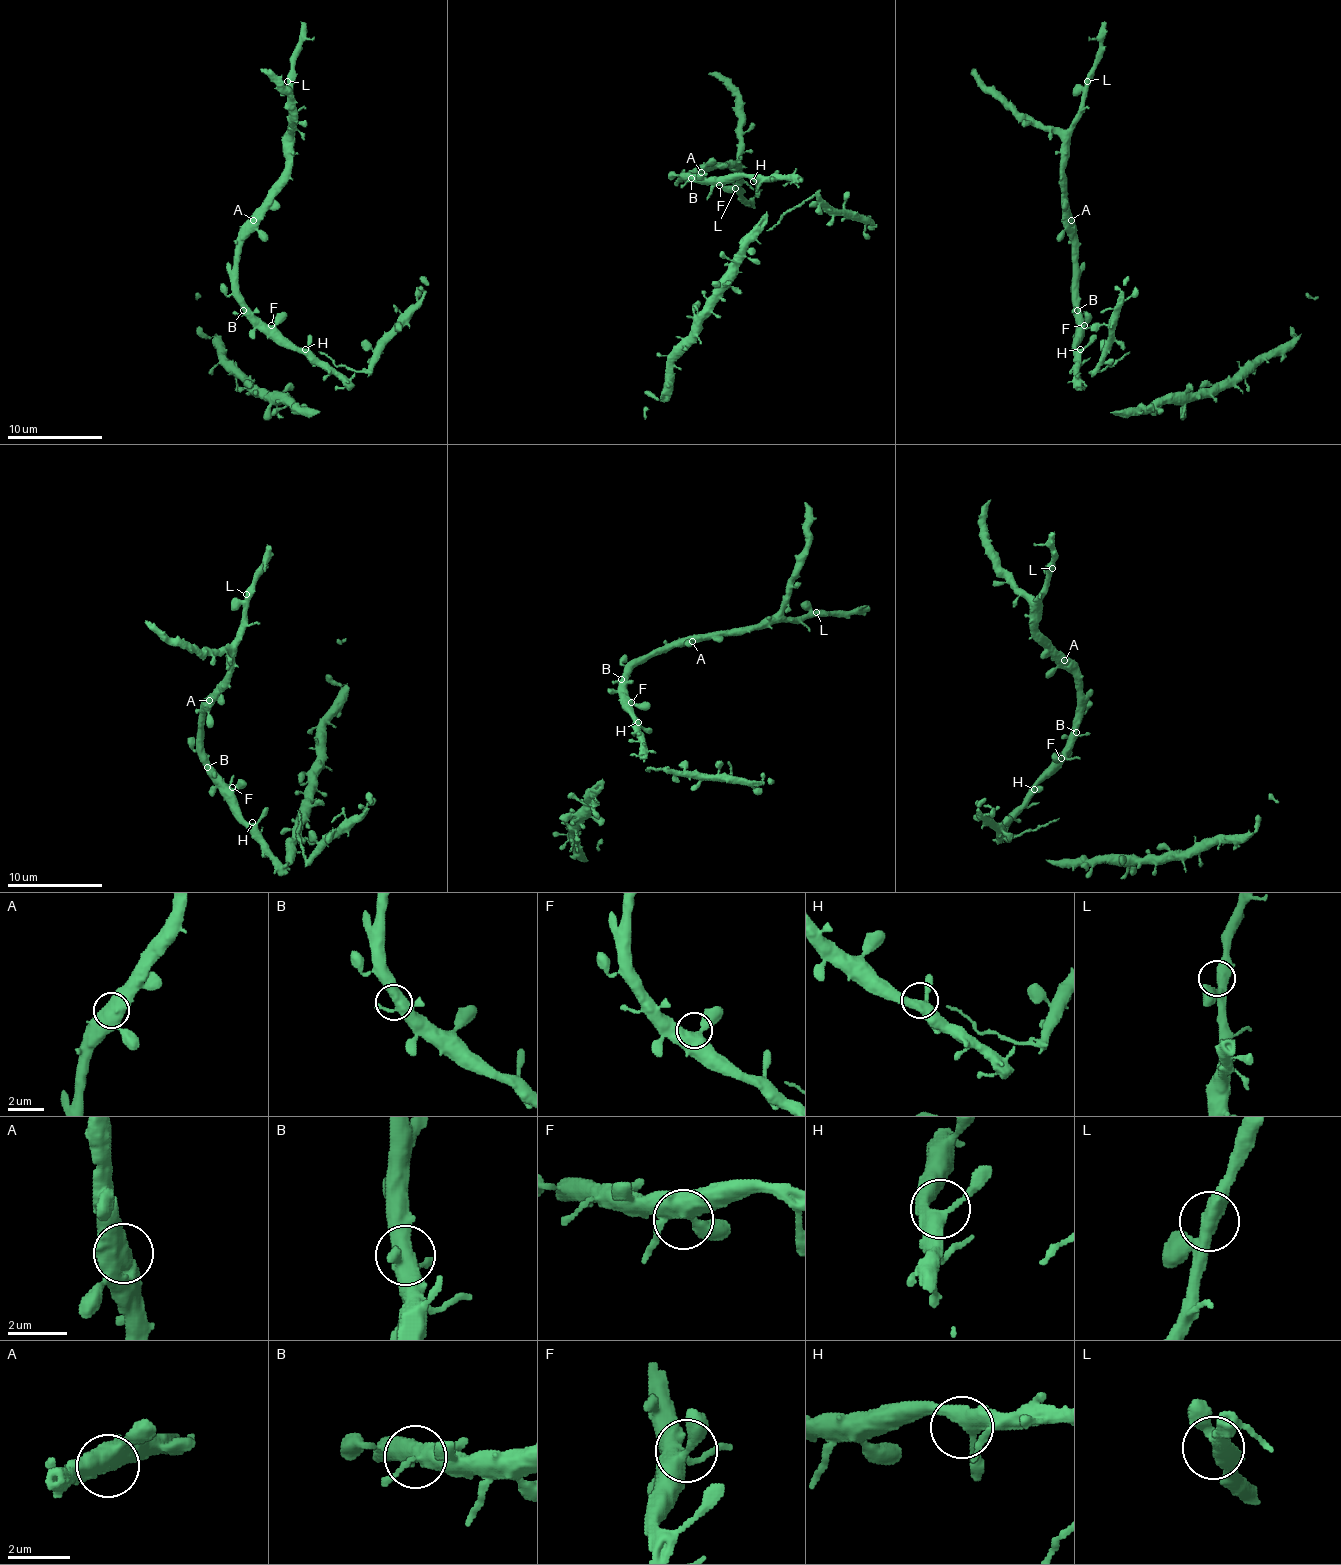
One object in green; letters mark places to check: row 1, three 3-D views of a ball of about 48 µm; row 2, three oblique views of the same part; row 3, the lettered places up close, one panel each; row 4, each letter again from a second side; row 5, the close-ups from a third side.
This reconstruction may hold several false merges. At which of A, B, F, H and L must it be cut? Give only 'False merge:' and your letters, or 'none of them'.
False merge: none of them

